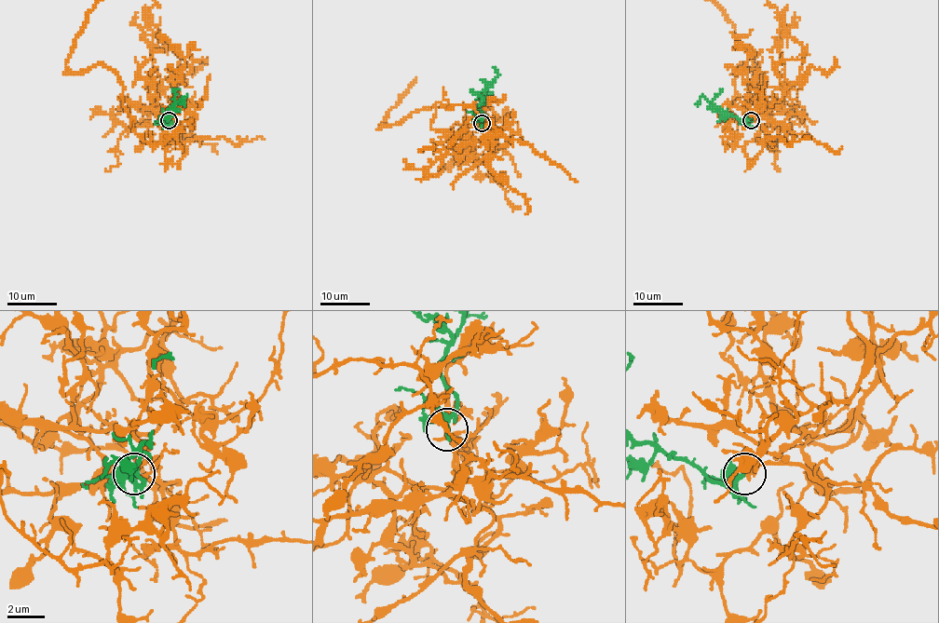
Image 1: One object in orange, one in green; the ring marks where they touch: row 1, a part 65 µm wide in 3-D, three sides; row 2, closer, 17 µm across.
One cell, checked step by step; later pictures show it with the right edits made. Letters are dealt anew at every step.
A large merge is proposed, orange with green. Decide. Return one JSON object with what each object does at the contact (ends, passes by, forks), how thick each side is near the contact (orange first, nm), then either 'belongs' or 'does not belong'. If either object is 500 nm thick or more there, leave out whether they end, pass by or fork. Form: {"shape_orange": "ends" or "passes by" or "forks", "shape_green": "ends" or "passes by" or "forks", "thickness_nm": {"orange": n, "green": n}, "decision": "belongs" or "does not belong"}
{"shape_orange": "passes by", "shape_green": "forks", "thickness_nm": {"orange": 220, "green": 280}, "decision": "belongs"}

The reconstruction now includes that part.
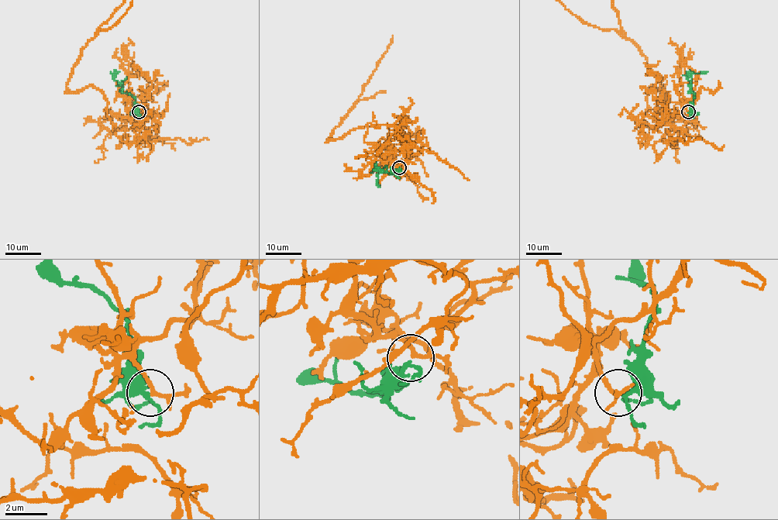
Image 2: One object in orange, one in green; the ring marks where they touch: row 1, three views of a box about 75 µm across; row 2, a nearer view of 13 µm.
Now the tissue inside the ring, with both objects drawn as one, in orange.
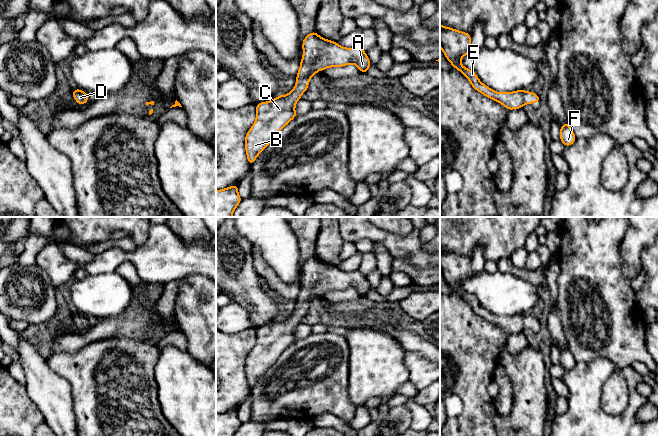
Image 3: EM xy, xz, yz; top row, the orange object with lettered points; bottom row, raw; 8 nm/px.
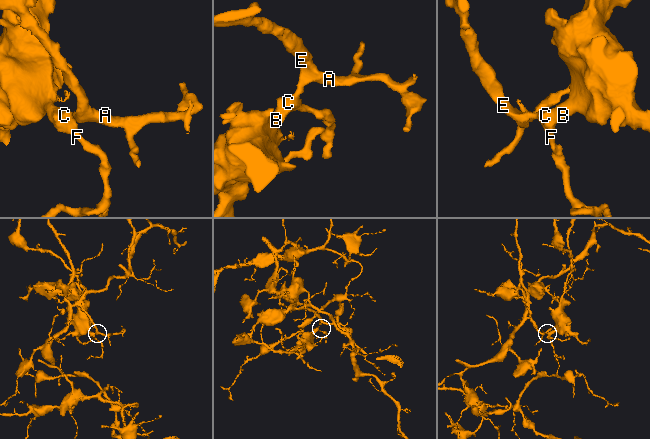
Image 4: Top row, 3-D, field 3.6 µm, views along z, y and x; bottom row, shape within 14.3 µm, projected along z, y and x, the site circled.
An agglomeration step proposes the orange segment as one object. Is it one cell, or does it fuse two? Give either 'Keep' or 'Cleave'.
Keep

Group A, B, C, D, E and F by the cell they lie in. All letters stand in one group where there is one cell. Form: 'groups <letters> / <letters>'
groups A B C D E F

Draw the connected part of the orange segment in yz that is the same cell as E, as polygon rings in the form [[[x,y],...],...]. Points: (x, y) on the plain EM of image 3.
[[[440,249],[440,272],[447,284],[469,304],[475,314],[504,329],[508,334],[540,326],[539,320],[529,315],[496,316],[484,309],[474,295],[465,292],[460,284],[473,273],[471,258]]]

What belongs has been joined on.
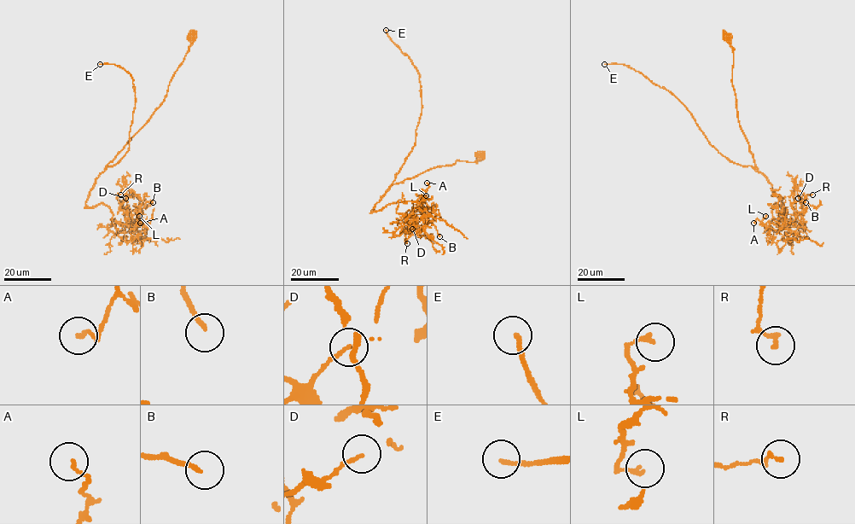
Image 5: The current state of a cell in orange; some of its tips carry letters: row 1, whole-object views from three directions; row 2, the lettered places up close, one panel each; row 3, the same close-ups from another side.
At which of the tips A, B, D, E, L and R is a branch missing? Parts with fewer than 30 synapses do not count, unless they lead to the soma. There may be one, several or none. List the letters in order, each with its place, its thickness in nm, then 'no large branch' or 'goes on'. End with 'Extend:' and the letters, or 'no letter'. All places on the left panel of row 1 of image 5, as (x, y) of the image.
A: at (140, 223); 130 nm thick; no large branch
B: at (153, 202); 150 nm thick; goes on
D: at (125, 198); 80 nm thick; no large branch
E: at (100, 64); 160 nm thick; goes on
L: at (139, 216); 150 nm thick; no large branch
R: at (120, 195); 120 nm thick; no large branch
Extend: B, E

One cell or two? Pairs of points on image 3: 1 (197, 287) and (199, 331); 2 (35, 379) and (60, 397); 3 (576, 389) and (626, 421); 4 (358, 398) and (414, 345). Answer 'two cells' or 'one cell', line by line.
1: one cell
2: one cell
3: one cell
4: two cells

